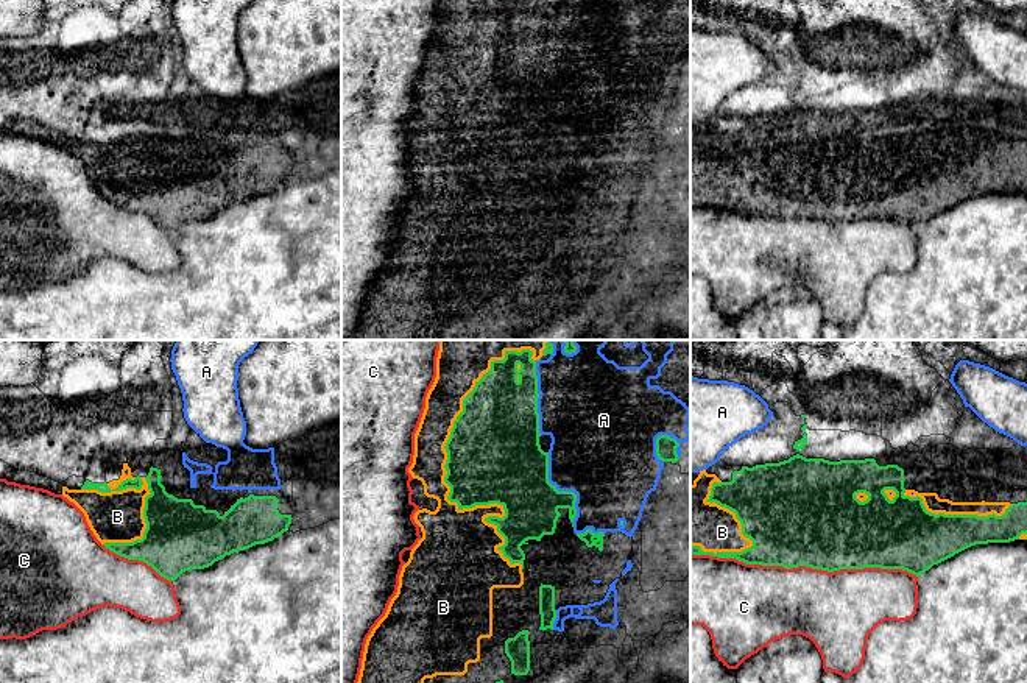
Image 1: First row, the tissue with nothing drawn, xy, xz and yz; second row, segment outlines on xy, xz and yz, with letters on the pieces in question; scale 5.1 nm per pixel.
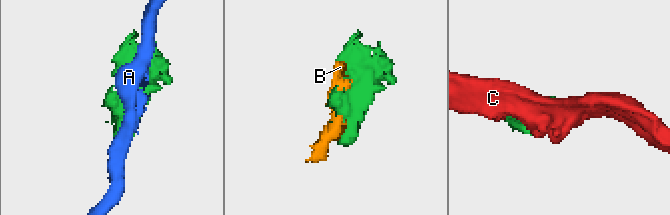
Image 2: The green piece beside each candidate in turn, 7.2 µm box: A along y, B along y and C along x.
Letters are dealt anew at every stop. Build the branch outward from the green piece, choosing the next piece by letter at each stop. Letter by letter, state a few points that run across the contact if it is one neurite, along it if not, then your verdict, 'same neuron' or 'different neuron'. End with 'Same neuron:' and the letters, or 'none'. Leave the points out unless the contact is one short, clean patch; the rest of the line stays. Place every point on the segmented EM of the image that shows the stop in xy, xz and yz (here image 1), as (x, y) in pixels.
A: different neuron
B: same neuron
C: different neuron
Same neuron: B

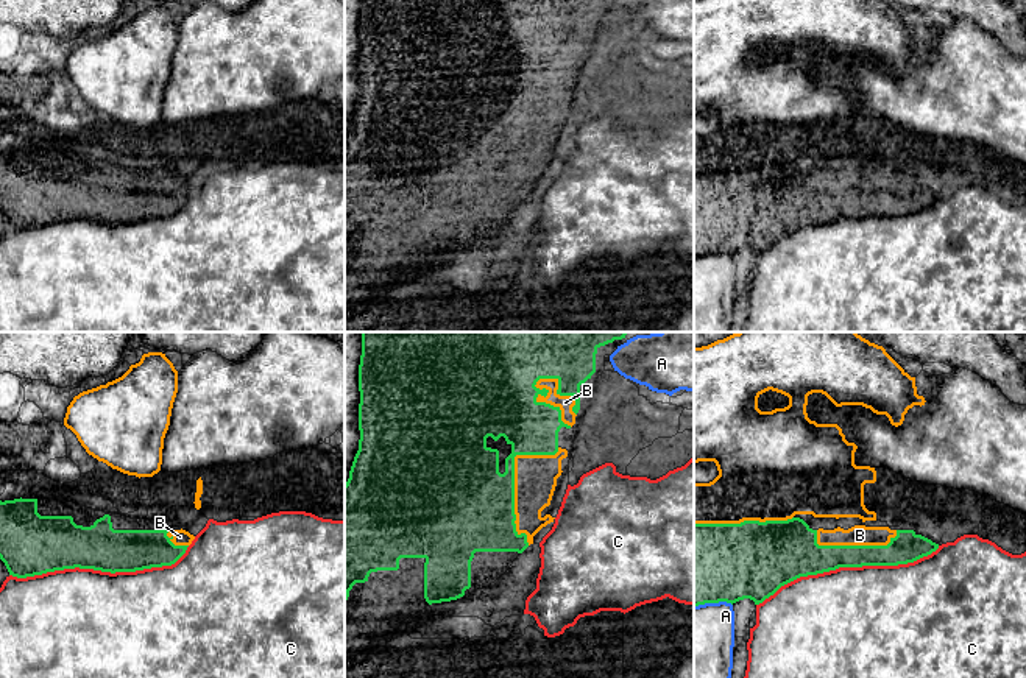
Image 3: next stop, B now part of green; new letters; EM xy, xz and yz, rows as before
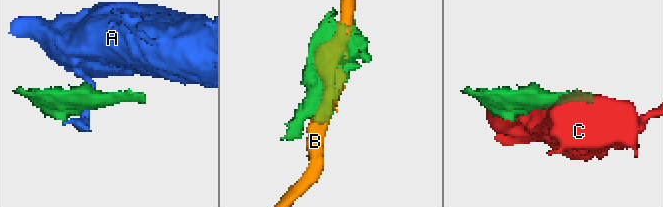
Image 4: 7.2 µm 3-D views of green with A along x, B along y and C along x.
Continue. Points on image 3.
A: different neuron
B: different neuron
C: different neuron
Same neuron: none

